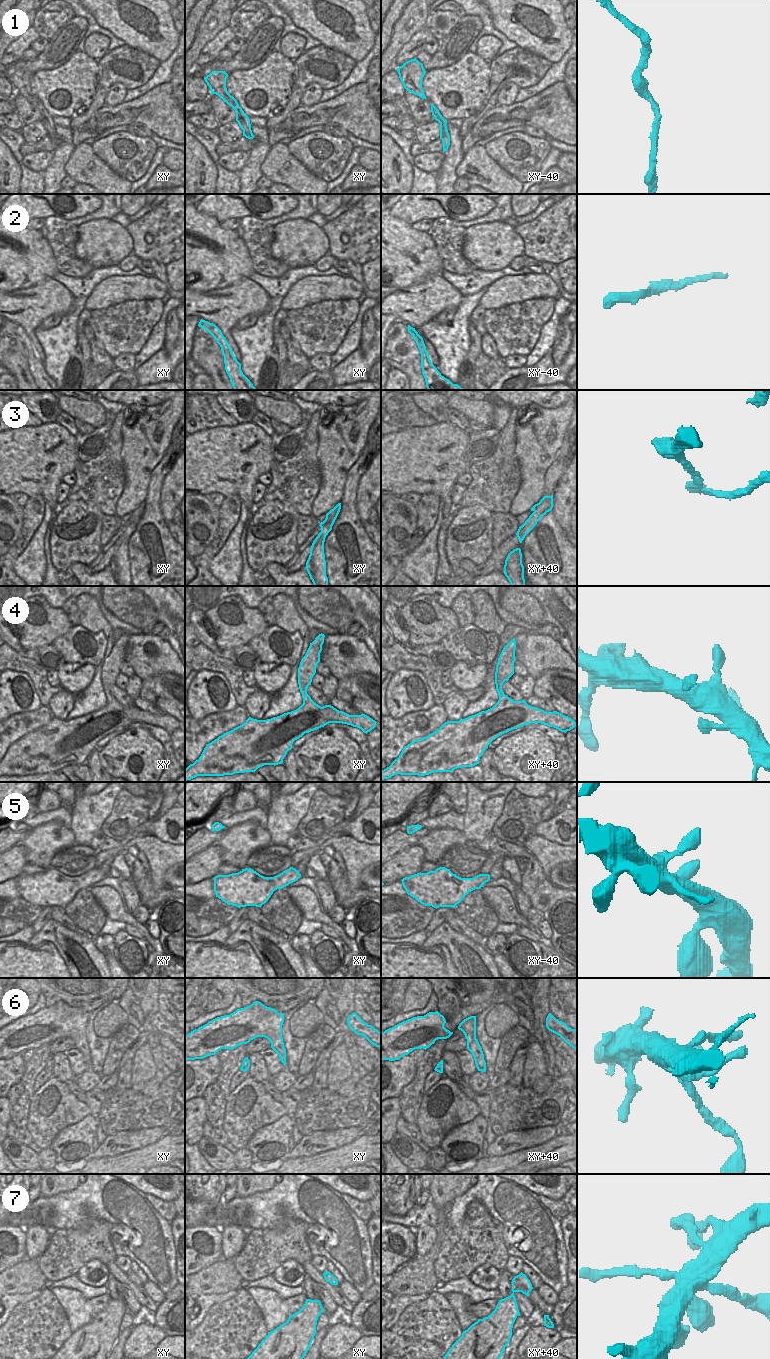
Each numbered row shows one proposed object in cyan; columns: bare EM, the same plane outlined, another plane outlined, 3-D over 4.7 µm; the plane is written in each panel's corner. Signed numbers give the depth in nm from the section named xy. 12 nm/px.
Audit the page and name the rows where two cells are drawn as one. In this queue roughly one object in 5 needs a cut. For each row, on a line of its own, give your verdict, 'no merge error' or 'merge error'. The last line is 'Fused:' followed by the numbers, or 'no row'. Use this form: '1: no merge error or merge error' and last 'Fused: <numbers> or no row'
1: no merge error
2: no merge error
3: merge error
4: no merge error
5: no merge error
6: no merge error
7: no merge error
Fused: 3

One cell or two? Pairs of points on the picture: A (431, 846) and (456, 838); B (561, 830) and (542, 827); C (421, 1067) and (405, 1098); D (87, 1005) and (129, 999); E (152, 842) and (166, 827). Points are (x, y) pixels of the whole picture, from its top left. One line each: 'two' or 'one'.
A: one
B: one
C: one
D: two
E: two

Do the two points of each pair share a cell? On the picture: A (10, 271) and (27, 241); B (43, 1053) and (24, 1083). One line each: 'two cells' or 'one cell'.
A: one cell
B: one cell

